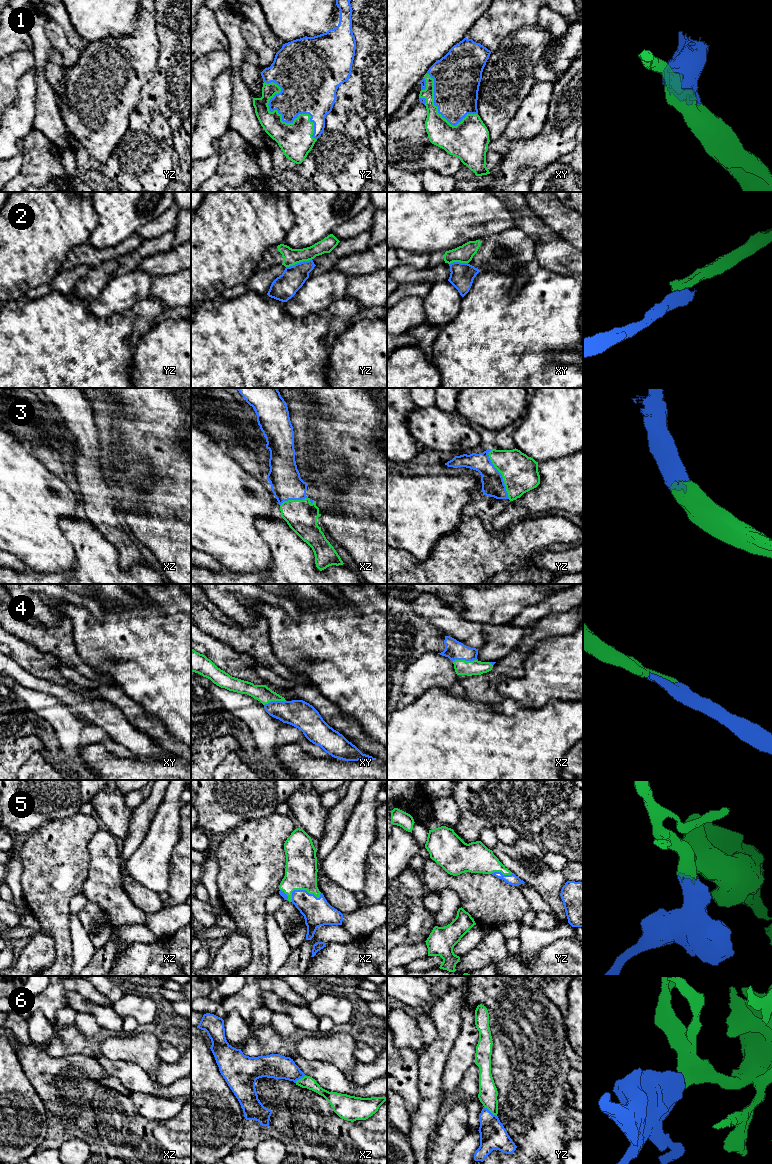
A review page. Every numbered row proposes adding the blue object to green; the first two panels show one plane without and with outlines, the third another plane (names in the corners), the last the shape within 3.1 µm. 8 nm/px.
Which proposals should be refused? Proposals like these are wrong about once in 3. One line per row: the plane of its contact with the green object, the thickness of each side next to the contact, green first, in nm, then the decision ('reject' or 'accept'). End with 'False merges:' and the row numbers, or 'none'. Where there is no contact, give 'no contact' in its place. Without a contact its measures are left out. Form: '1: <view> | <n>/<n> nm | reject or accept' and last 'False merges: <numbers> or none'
1: yz | 280/320 nm | accept
2: yz | 130/200 nm | reject
3: yz | 300/180 nm | accept
4: xz | 120/160 nm | accept
5: xz | 260/220 nm | accept
6: yz | 150/220 nm | reject
False merges: 2, 6

